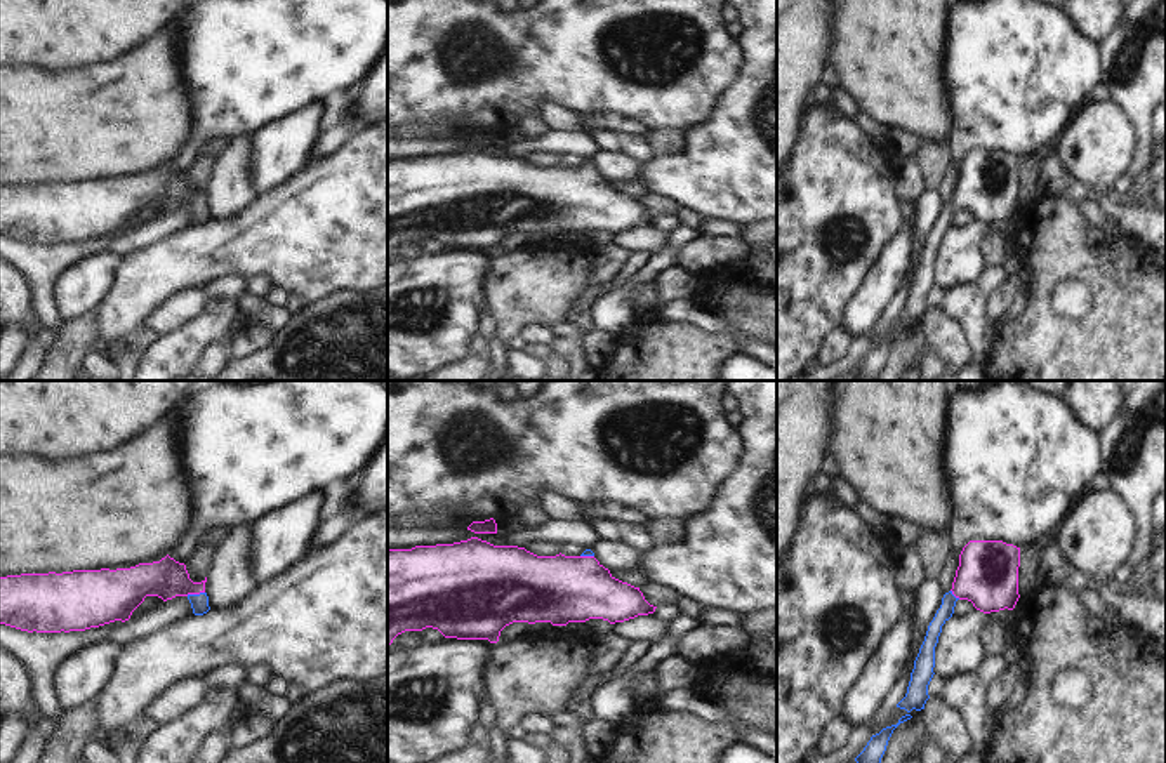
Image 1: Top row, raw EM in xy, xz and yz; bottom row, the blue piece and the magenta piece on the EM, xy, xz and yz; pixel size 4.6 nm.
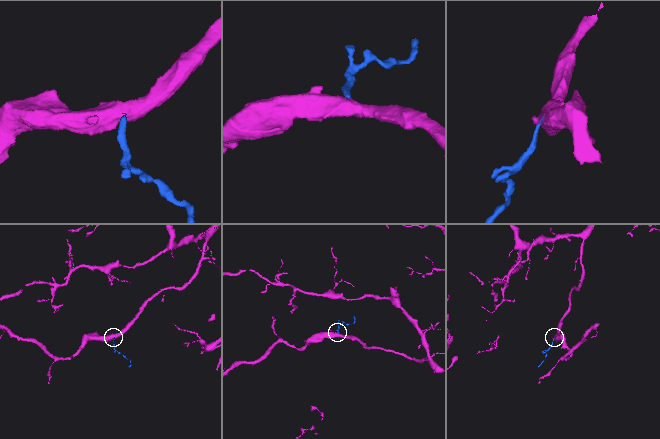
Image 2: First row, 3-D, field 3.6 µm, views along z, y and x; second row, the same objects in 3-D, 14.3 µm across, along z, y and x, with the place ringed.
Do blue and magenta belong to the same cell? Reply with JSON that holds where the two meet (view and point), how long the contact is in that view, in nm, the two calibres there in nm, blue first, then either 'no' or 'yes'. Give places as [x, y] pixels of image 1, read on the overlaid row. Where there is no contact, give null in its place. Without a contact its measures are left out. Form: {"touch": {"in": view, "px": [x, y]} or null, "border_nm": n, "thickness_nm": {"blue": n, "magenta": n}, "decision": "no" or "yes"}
{"touch": {"in": "xy", "px": [195, 595]}, "border_nm": 90, "thickness_nm": {"blue": 80, "magenta": 180}, "decision": "yes"}

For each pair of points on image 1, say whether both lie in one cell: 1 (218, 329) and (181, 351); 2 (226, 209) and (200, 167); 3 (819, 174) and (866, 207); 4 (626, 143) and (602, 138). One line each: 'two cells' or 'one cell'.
1: one cell
2: two cells
3: one cell
4: one cell

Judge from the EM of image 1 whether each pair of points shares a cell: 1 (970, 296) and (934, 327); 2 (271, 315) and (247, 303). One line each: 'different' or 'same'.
1: different
2: same

